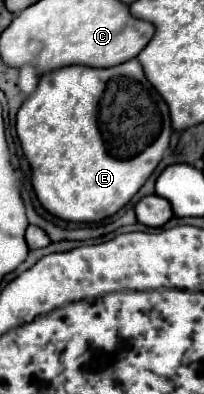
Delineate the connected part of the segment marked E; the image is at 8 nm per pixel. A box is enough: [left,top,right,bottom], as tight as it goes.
[16,59,172,223]

